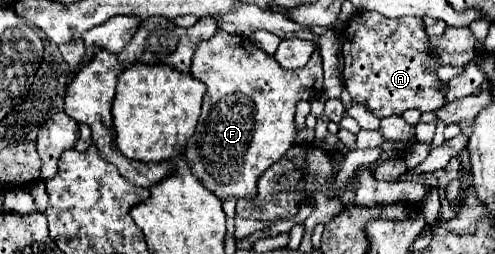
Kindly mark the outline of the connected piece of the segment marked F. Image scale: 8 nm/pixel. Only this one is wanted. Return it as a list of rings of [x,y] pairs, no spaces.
[[[217,30],[213,38],[201,42],[193,56],[191,76],[201,80],[207,86],[203,98],[203,110],[195,128],[195,134],[189,138],[185,148],[185,160],[197,180],[205,184],[217,198],[247,198],[251,200],[257,194],[257,180],[259,176],[275,162],[279,162],[285,152],[295,142],[295,104],[301,98],[313,100],[323,92],[322,58],[318,48],[311,56],[311,60],[297,70],[285,70],[277,64],[277,60],[265,54],[257,44],[253,44],[245,36],[227,34],[225,30]]]

